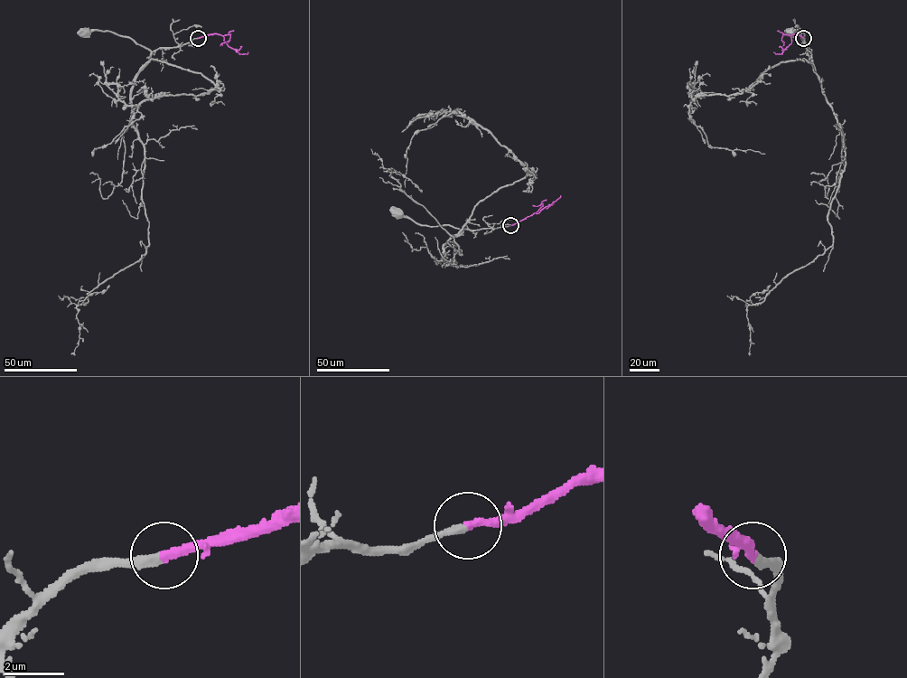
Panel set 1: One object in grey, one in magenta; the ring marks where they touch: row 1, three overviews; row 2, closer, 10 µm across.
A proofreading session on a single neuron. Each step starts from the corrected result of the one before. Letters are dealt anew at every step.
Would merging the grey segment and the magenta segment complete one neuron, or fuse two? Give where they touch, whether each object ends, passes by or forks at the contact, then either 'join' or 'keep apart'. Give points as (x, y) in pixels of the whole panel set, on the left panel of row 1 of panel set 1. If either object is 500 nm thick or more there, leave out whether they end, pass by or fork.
(198, 38) | grey ends | magenta ends | join

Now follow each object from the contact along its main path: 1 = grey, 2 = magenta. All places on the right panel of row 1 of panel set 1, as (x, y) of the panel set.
1: (803, 38), (807, 51), (803, 43), (803, 32), (790, 32)
2: (803, 38), (793, 34), (791, 42), (781, 53), (773, 51)

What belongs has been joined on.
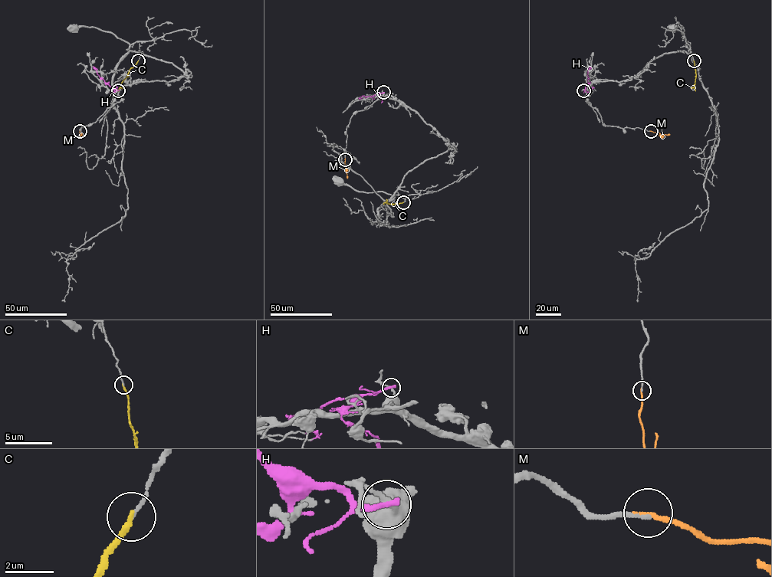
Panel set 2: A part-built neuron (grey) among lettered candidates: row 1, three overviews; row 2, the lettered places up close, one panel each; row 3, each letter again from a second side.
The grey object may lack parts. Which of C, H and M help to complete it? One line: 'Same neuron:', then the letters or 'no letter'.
Same neuron: M

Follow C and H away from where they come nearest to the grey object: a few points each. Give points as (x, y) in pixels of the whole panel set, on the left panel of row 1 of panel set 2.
C: (138, 60), (129, 70), (119, 91)
H: (118, 90), (106, 83), (93, 66)

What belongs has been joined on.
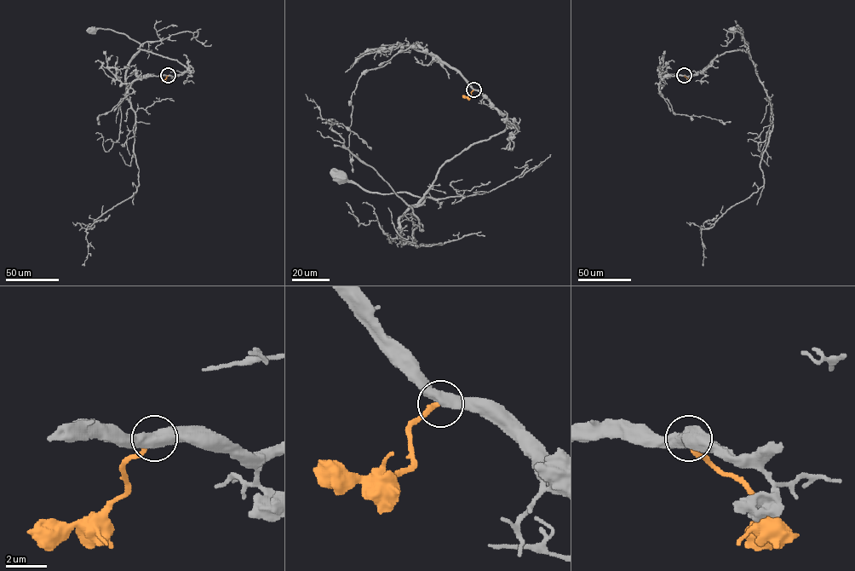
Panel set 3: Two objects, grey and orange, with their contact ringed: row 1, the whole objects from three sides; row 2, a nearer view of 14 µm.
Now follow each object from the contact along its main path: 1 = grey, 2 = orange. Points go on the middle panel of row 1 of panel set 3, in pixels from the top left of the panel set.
1: (473, 89), (506, 115), (507, 124), (449, 159), (420, 204), (425, 198), (406, 193), (367, 192), (337, 175)
2: (473, 89), (470, 95), (462, 95)

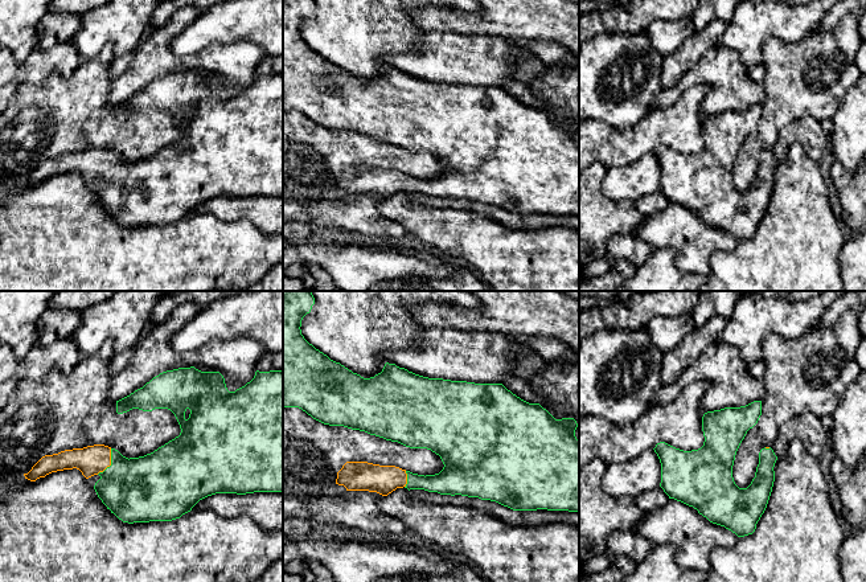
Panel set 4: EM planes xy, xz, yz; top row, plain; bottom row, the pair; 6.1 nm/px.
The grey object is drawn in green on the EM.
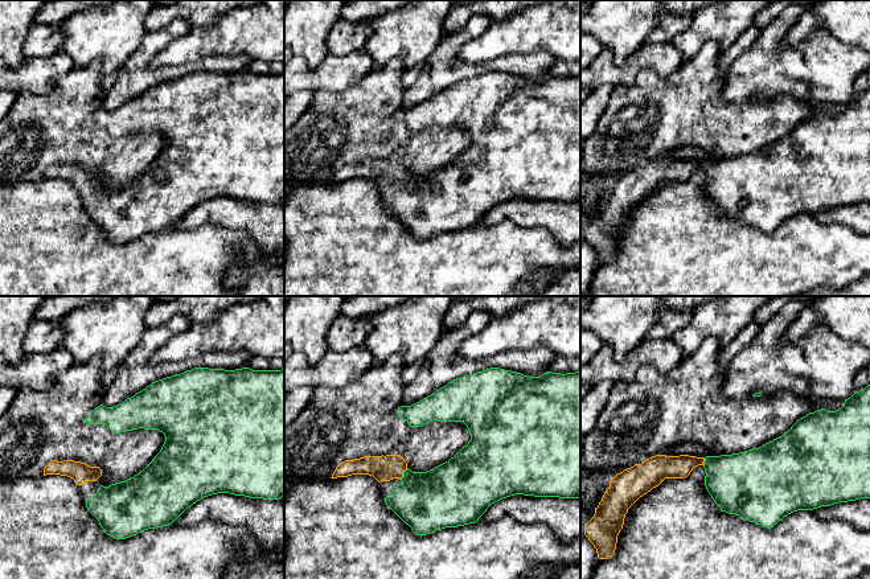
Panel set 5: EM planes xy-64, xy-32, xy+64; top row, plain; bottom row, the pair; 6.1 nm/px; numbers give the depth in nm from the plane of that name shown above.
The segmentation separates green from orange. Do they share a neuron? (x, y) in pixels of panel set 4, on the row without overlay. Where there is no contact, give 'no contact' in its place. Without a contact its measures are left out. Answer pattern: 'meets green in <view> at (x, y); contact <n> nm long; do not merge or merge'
meets green in xy at (111, 167); contact 180 nm long; merge

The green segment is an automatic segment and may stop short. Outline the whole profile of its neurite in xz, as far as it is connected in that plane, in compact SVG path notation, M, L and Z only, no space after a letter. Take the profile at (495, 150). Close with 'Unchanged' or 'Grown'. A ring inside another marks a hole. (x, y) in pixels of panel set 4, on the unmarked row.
M283 0L283 111L299 111L324 128L431 153L444 168L439 177L424 180L395 169L346 165L336 188L382 200L405 190L479 201L513 214L579 216L579 144L574 122L555 123L539 107L521 103L502 87L428 82L389 66L381 77L364 82L304 42L301 24L313 8L313 0Z. Grown

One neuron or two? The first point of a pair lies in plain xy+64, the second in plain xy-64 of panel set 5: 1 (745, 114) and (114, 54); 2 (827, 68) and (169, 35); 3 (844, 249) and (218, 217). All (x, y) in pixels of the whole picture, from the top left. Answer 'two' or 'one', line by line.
1: two
2: one
3: two

